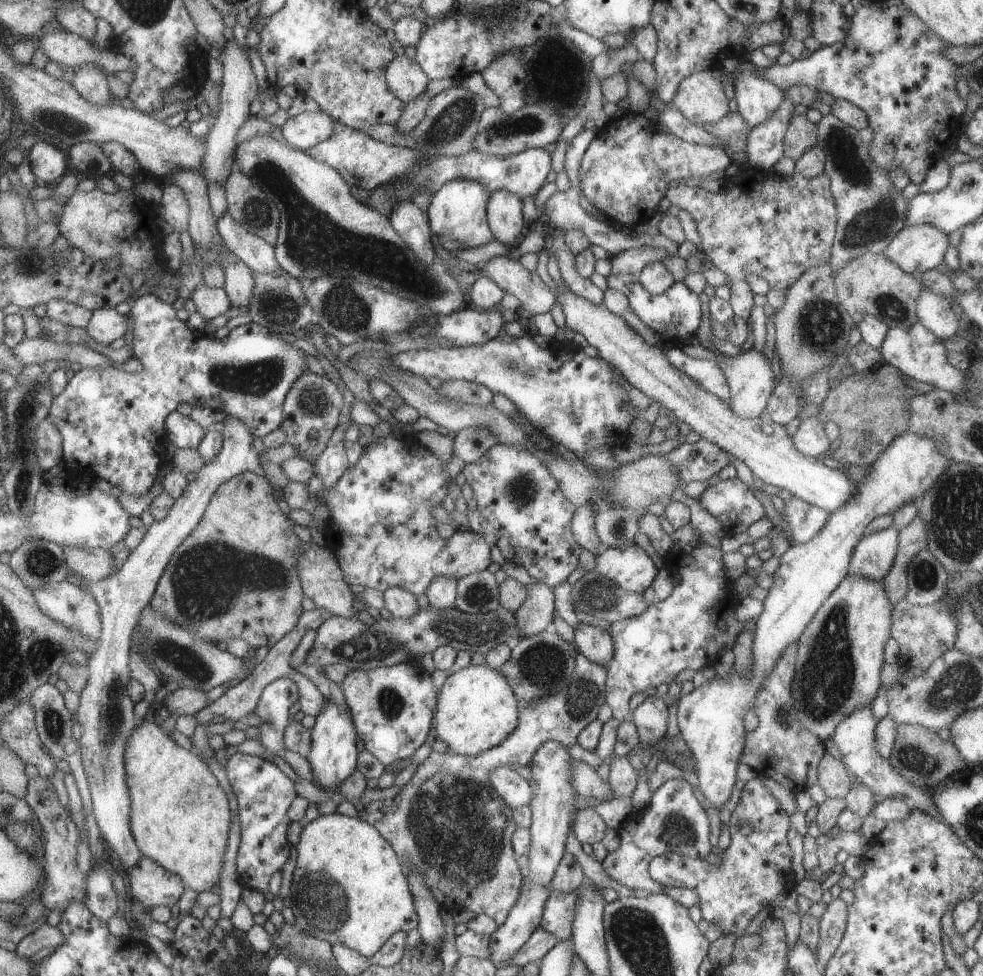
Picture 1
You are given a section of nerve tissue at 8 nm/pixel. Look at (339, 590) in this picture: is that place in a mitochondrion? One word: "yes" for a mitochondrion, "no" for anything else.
no

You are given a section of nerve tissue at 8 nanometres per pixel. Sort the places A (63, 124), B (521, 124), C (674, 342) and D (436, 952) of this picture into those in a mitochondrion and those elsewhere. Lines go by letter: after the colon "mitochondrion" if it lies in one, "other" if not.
A: mitochondrion
B: mitochondrion
C: other
D: other

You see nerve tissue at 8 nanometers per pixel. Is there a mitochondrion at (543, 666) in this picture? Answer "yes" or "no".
yes

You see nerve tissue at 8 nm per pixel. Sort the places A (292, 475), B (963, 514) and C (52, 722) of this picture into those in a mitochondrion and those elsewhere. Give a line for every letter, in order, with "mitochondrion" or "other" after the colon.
A: other
B: mitochondrion
C: mitochondrion

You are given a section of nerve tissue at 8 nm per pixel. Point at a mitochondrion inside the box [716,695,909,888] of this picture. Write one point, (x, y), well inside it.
(782, 717)

